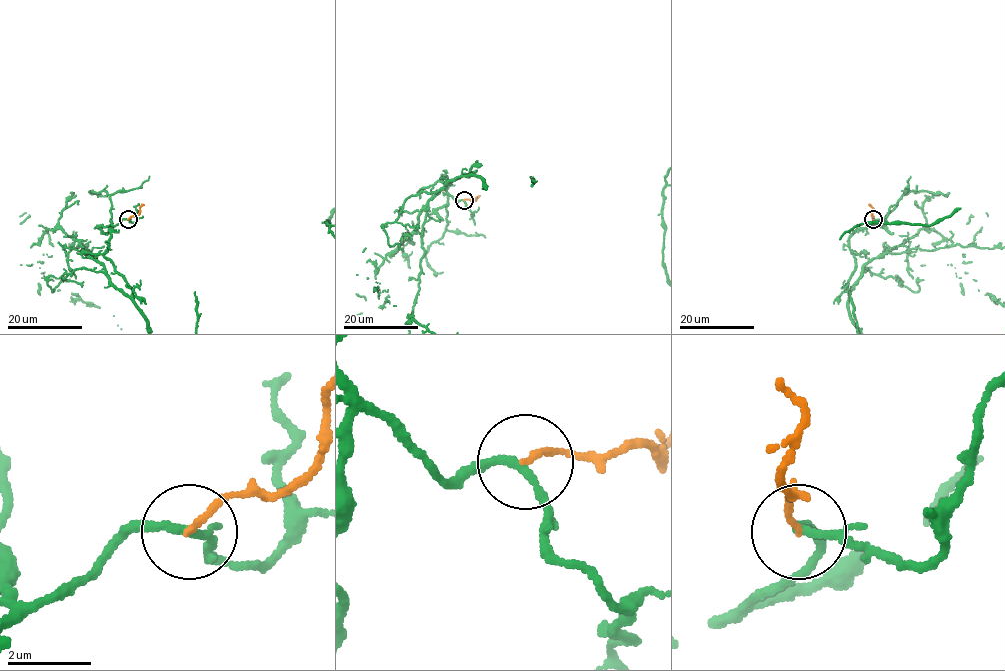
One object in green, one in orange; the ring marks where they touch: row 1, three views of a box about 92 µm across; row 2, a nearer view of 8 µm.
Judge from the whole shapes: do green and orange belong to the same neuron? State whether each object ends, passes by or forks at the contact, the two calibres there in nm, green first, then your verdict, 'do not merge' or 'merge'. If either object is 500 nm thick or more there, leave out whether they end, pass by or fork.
green passes by; orange ends there; 200 nm thick on the green side, 140 nm on the other; do not merge

